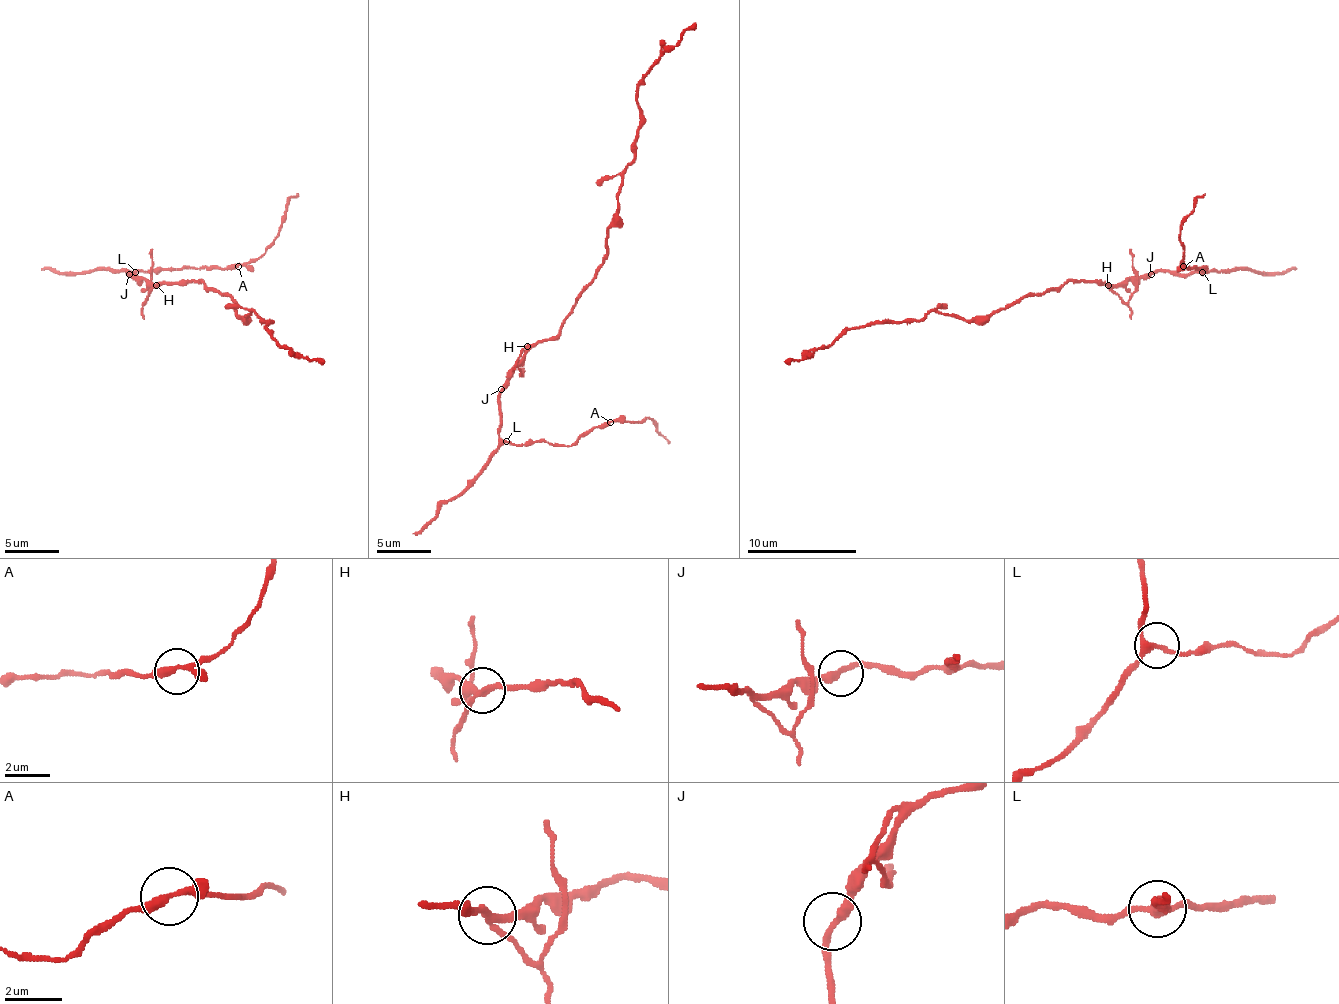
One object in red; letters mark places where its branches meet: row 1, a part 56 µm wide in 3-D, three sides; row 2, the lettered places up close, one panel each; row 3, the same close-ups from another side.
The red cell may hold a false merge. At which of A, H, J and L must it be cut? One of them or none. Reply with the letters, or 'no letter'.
H

